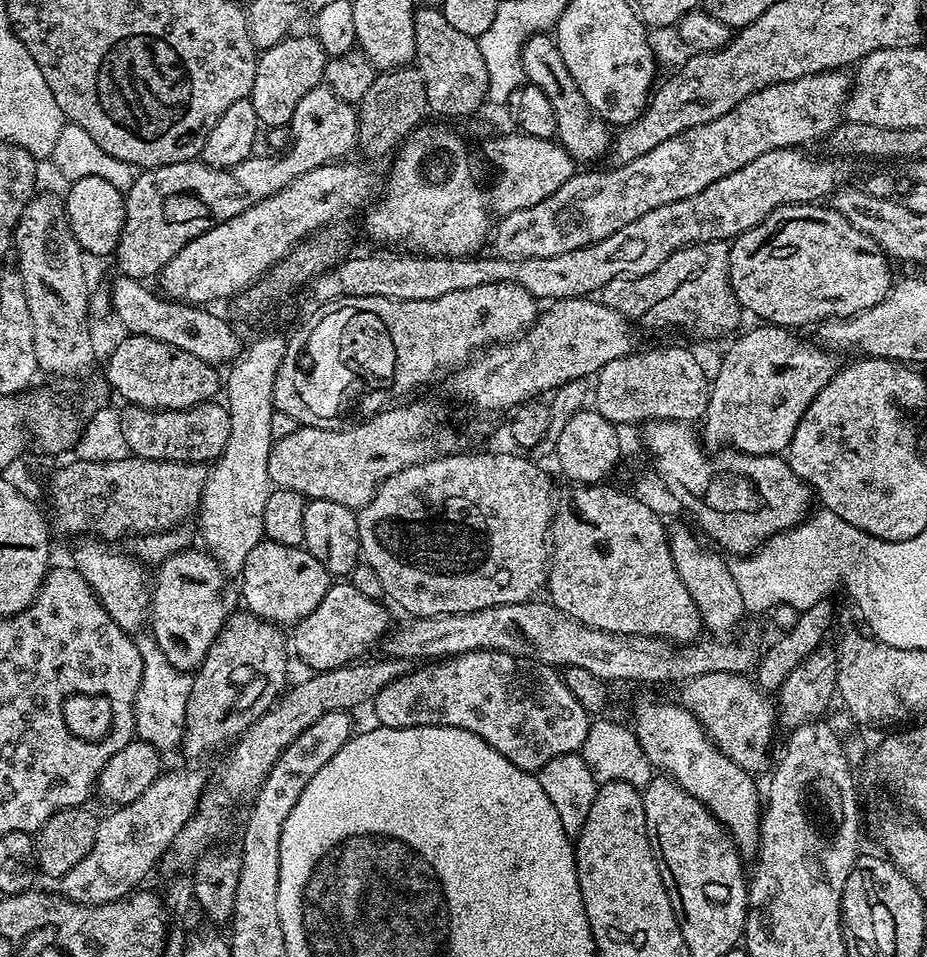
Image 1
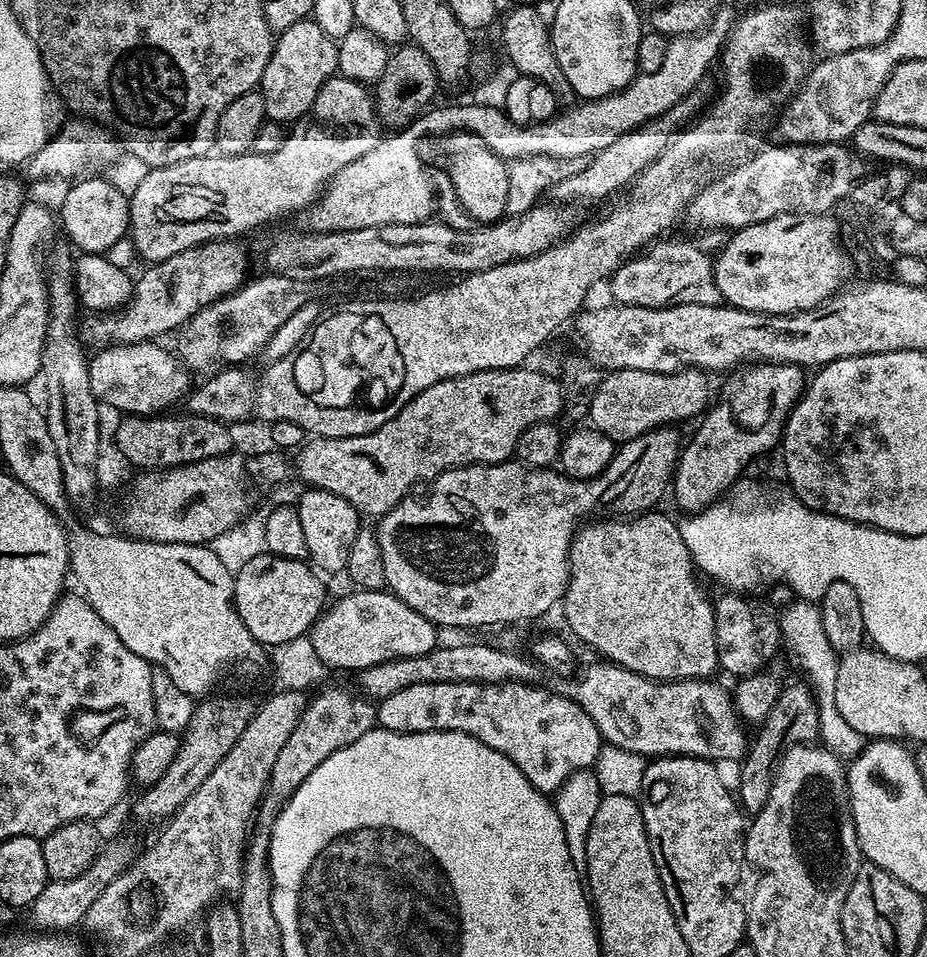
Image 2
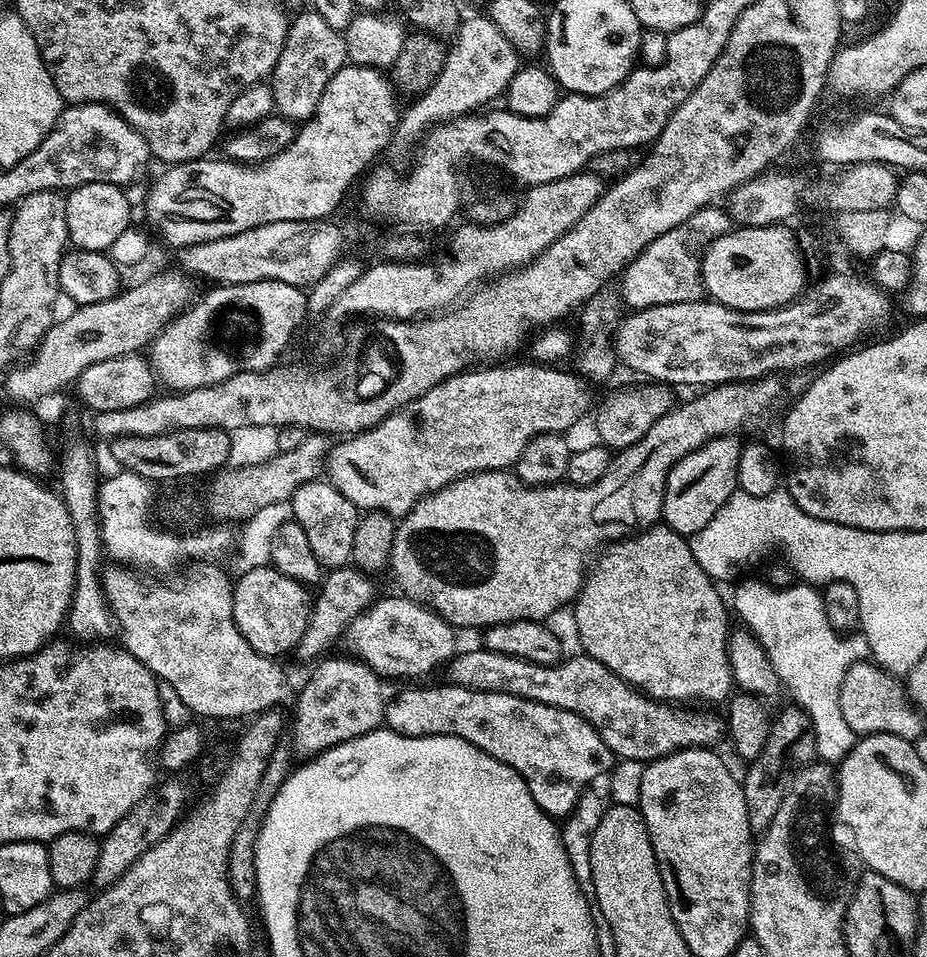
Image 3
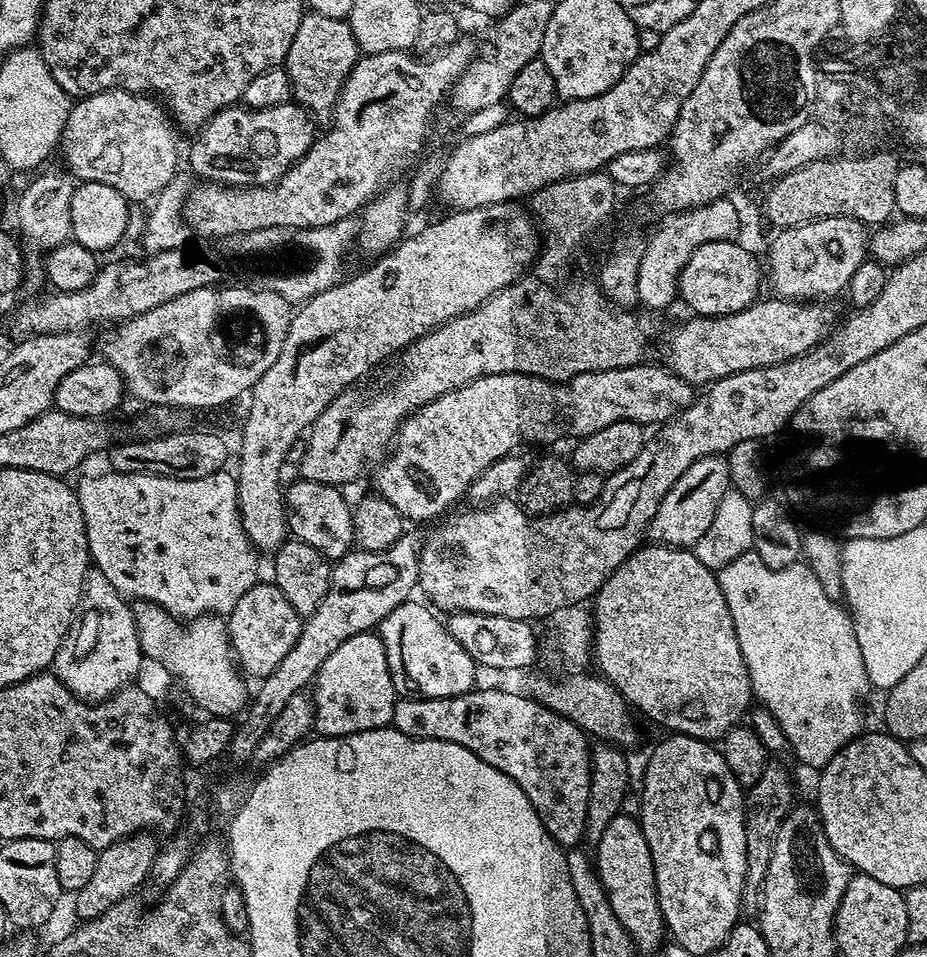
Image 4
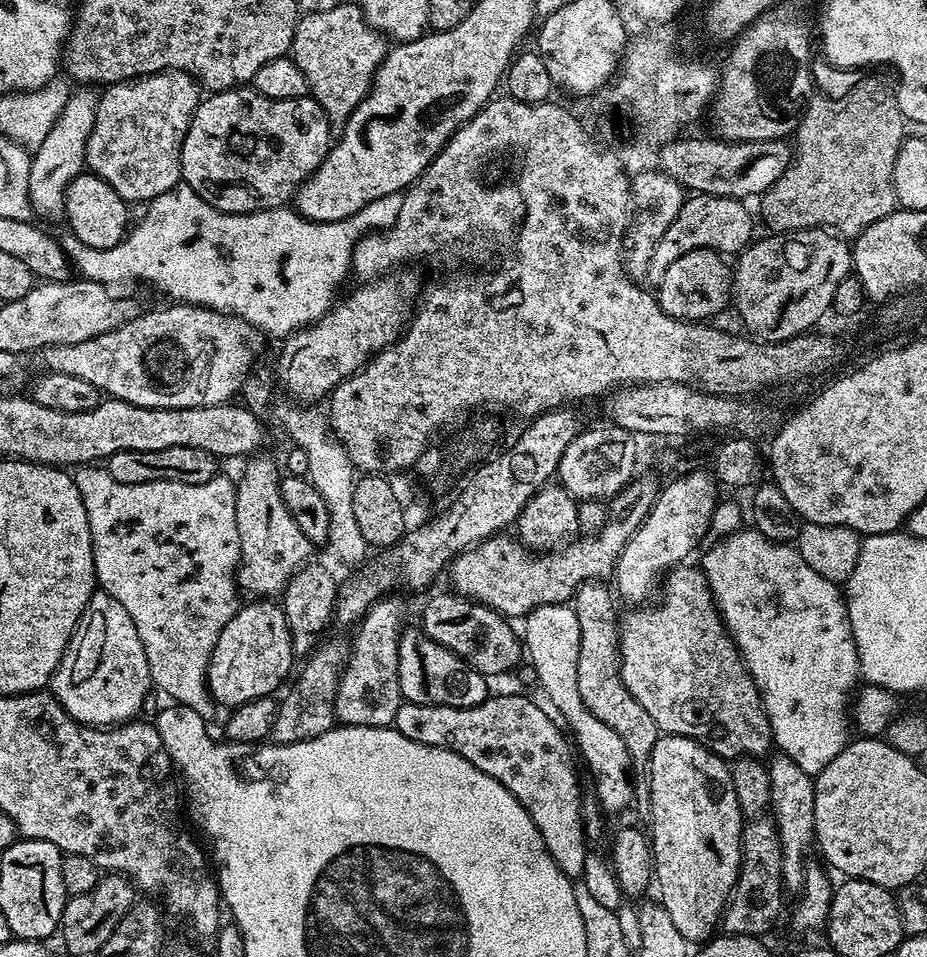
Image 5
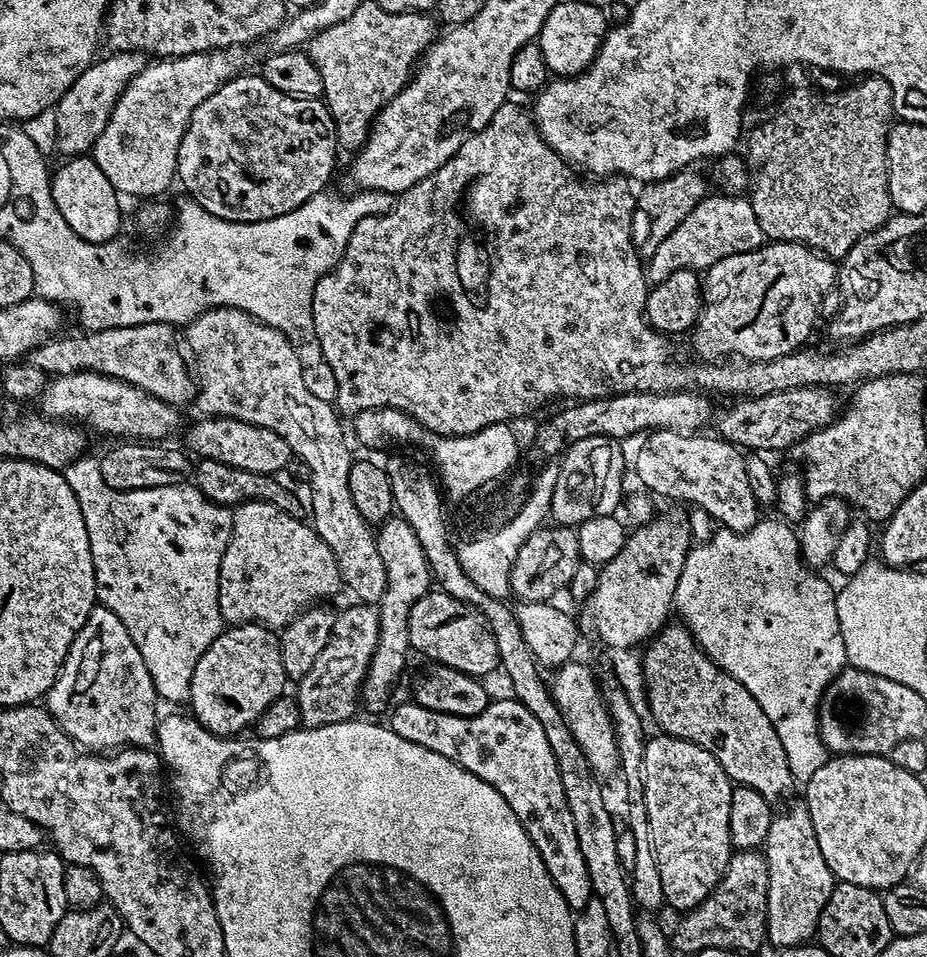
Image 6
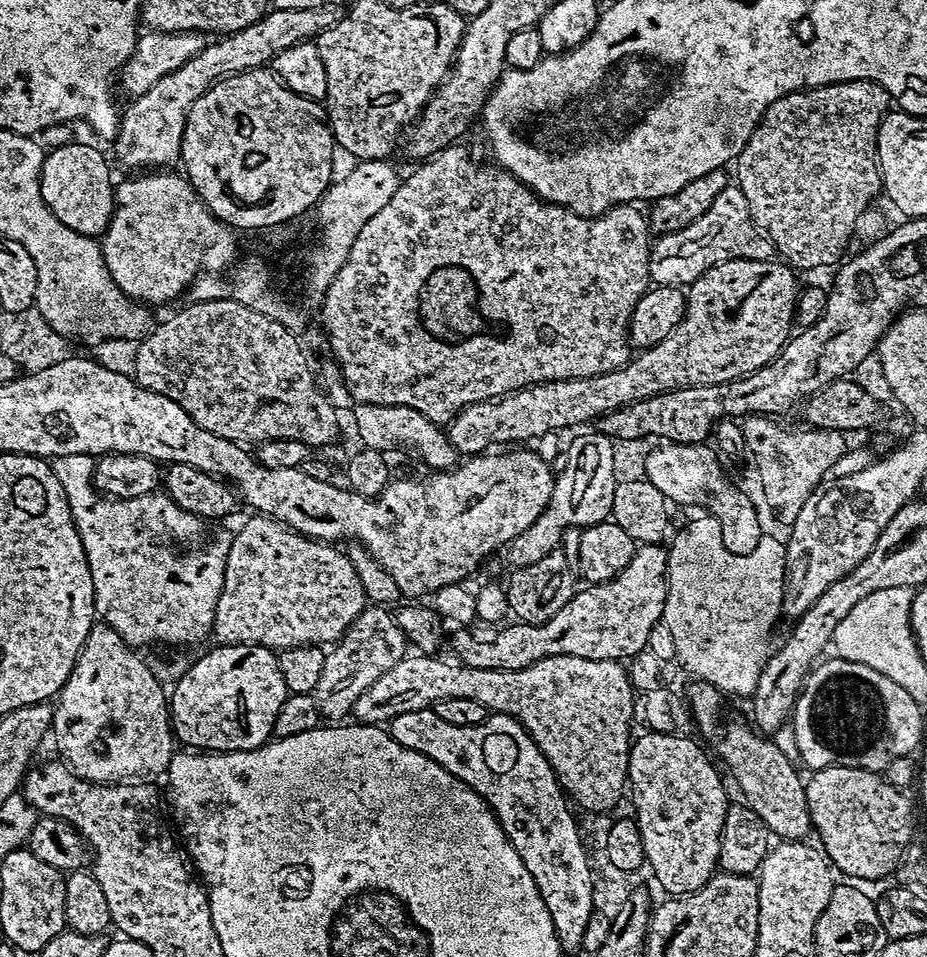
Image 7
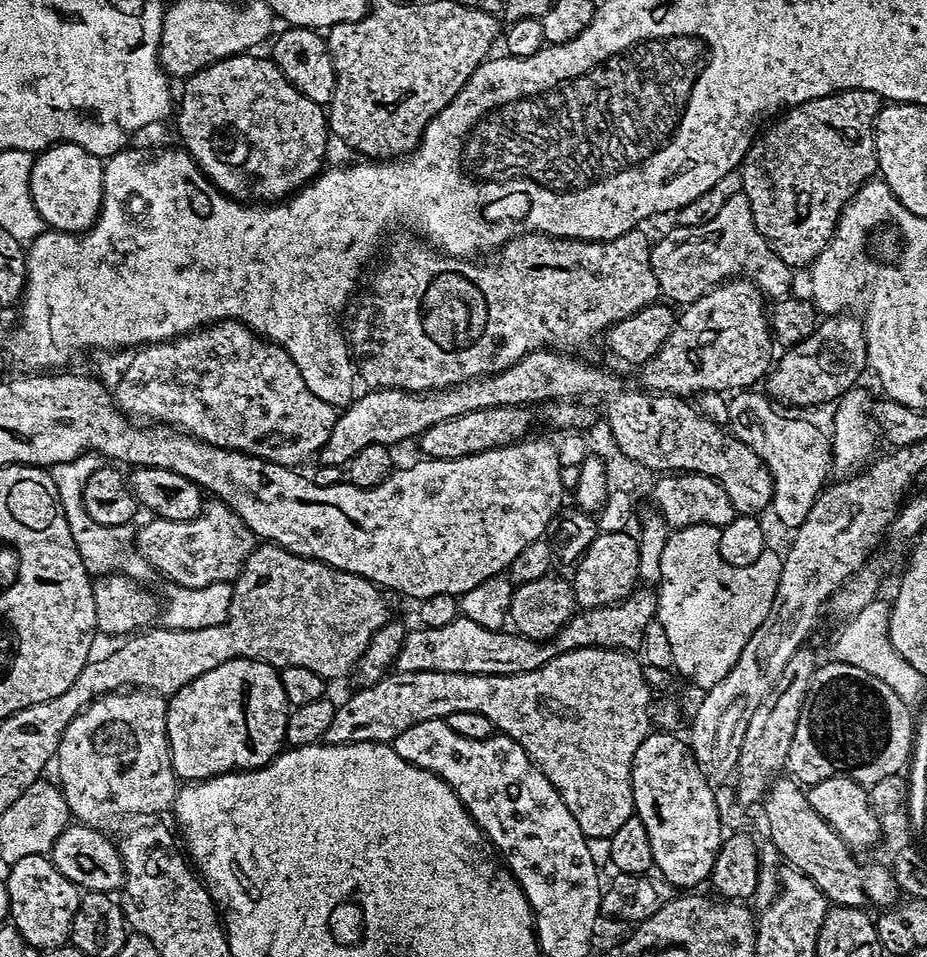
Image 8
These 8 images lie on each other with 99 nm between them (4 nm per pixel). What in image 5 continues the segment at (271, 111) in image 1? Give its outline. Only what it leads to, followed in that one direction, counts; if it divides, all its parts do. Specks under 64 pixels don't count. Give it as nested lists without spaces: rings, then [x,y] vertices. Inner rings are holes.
[[[338,2],[330,10],[306,12],[297,19],[290,55],[298,66],[298,70],[302,70],[302,74],[306,74],[311,99],[316,100],[318,106],[322,106],[328,119],[329,128],[342,130],[346,126],[350,114],[354,114],[358,102],[362,102],[364,95],[372,88],[372,79],[376,77],[376,71],[380,69],[380,63],[389,51],[389,41],[367,24],[359,3]]]

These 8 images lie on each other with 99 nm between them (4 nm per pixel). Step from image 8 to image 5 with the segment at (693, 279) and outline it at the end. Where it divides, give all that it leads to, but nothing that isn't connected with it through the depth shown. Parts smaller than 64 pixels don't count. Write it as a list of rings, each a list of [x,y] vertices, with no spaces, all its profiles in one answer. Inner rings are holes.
[[[692,194],[685,199],[682,210],[678,210],[678,218],[670,222],[670,230],[662,234],[654,246],[654,258],[650,258],[650,270],[647,283],[652,286],[659,285],[660,279],[670,270],[670,265],[678,262],[682,254],[690,250],[708,248],[711,252],[721,254],[739,254],[753,243],[752,216],[748,213],[749,205],[742,200],[731,200],[721,196],[702,196]]]

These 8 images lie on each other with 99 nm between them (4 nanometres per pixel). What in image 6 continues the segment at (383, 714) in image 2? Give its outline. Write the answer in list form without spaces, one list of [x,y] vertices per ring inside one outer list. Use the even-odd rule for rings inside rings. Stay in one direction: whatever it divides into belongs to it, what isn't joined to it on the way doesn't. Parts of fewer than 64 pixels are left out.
[[[515,698],[493,700],[482,714],[473,716],[442,714],[415,702],[398,704],[390,712],[390,727],[394,734],[406,738],[406,742],[426,746],[426,750],[434,750],[434,754],[442,754],[442,758],[450,758],[450,762],[470,770],[470,774],[482,778],[482,782],[490,782],[490,786],[506,798],[518,822],[522,822],[568,907],[576,914],[582,911],[594,896],[590,874],[578,846],[558,763],[555,762],[554,750],[550,750],[550,742],[546,742],[542,722],[538,722],[538,718],[534,718],[534,714],[530,714],[530,710]]]

